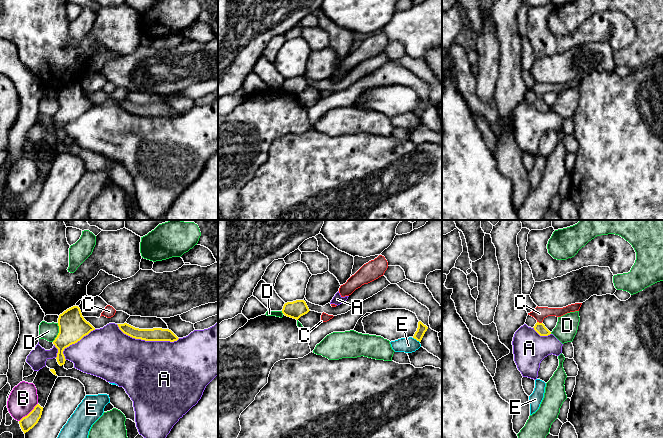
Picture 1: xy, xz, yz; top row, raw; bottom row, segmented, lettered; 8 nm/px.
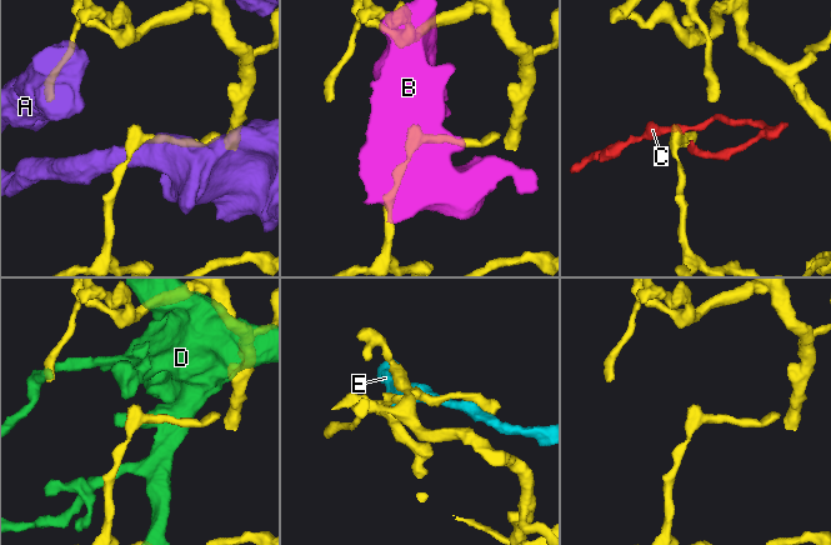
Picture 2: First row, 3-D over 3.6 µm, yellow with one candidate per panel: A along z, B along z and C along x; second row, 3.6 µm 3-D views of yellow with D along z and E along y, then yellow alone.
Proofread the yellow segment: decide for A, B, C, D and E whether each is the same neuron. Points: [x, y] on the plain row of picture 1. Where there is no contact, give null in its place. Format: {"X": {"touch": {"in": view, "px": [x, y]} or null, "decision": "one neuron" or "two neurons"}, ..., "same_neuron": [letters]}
{"A": {"touch": {"in": "xy", "px": [147, 116]}, "decision": "two neurons"}, "B": {"touch": {"in": "xy", "px": [29, 189]}, "decision": "two neurons"}, "C": {"touch": {"in": "yz", "px": [538, 98]}, "decision": "two neurons"}, "D": {"touch": {"in": "xy", "px": [59, 108]}, "decision": "two neurons"}, "E": {"touch": {"in": "xz", "px": [416, 115]}, "decision": "two neurons"}, "same_neuron": []}

